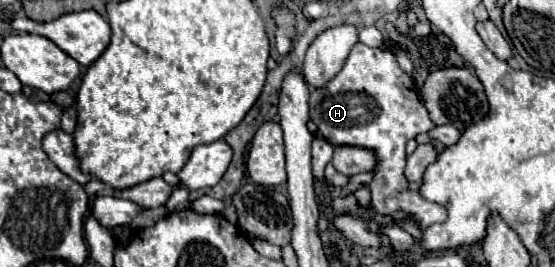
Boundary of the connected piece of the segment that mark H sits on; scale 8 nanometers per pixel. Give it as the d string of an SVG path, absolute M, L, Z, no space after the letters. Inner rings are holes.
M363 42L355 44L341 72L325 86L311 92L309 106L311 120L317 126L317 136L333 146L359 146L375 154L377 166L373 170L369 190L377 214L389 216L399 210L411 214L411 220L399 220L397 226L409 232L413 238L419 238L427 226L447 220L447 210L443 206L427 202L417 190L407 188L407 178L403 172L407 160L405 144L417 134L433 130L435 124L417 96L413 78L399 68L397 56L393 52L369 48Z

